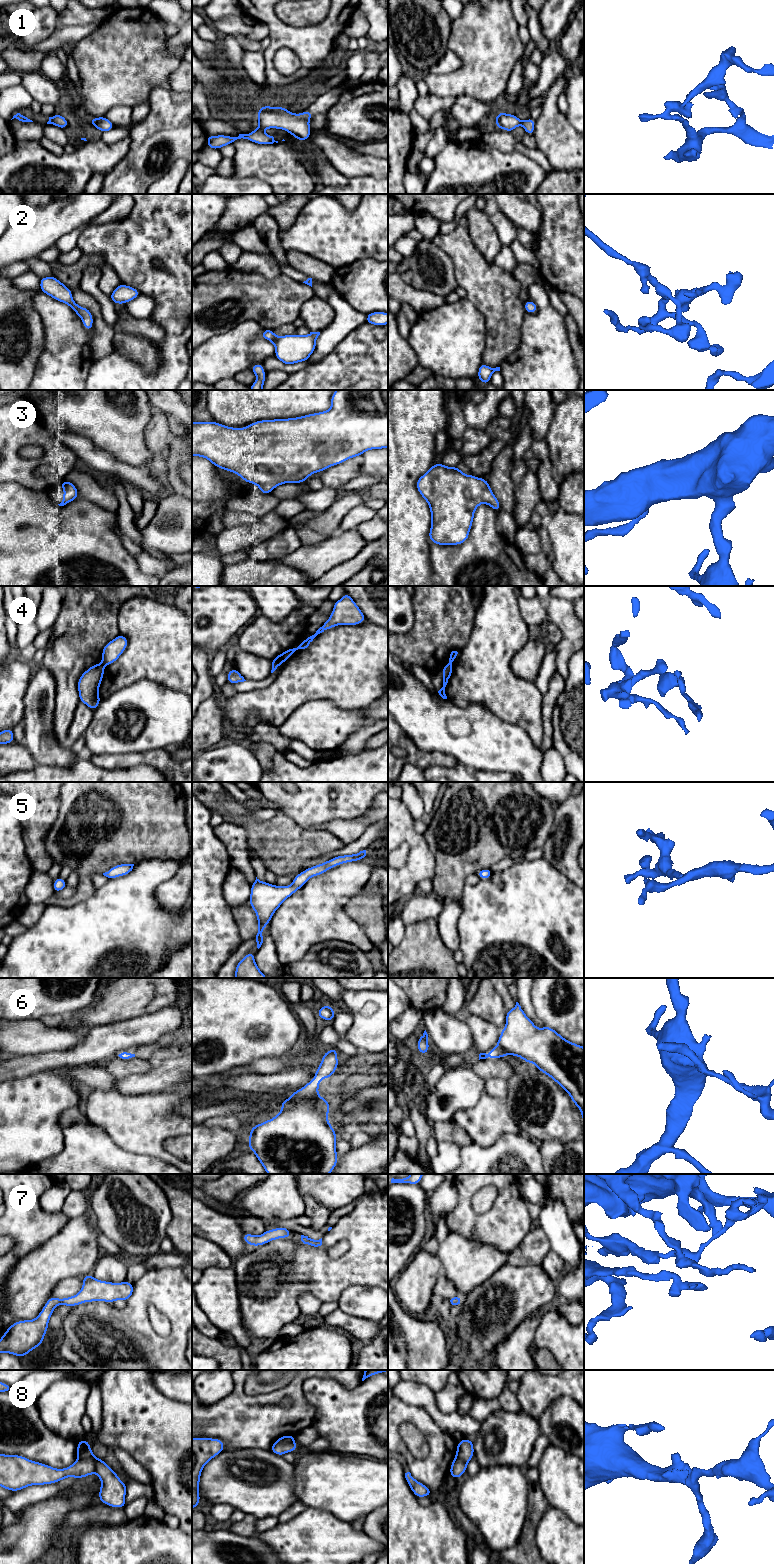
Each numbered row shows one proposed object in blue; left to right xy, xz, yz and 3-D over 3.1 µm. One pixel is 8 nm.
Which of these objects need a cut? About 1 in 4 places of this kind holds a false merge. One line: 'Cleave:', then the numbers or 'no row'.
Cleave: 8

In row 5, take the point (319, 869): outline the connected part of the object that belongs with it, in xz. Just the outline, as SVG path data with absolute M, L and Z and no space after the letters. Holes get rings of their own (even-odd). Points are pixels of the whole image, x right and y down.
M366 850L360 851L357 854L341 855L334 857L324 863L312 866L305 869L303 872L297 874L290 886L276 886L267 882L260 881L257 877L253 884L251 884L251 894L249 903L255 911L258 921L258 932L253 938L257 943L259 949L263 943L262 933L275 911L282 905L282 903L297 890L302 888L308 879L322 875L327 870L336 867L343 863L360 861L366 856Z

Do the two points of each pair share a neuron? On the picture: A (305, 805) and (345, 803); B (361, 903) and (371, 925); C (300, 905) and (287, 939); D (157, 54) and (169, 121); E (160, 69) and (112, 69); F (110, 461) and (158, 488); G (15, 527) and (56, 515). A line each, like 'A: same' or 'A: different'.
A: same
B: same
C: same
D: different
E: same
F: same
G: same

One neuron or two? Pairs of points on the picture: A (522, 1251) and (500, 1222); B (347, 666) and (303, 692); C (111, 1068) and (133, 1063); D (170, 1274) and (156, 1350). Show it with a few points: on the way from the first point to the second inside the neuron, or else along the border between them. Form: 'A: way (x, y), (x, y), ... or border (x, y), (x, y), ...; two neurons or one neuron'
A: border (531, 1228), (508, 1255); two neurons
B: way (336, 666), (325, 670), (314, 681); one neuron
C: way (116, 1067), (128, 1067); one neuron
D: way (173, 1294), (176, 1297), (176, 1333); one neuron

